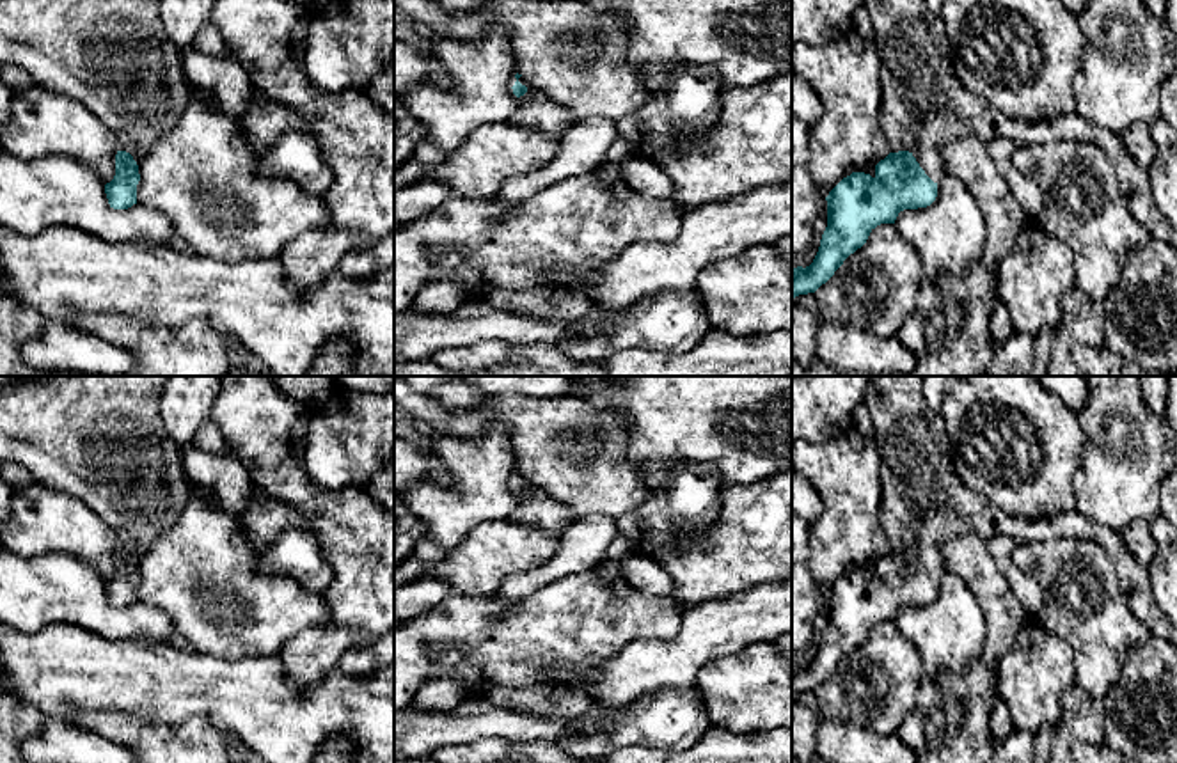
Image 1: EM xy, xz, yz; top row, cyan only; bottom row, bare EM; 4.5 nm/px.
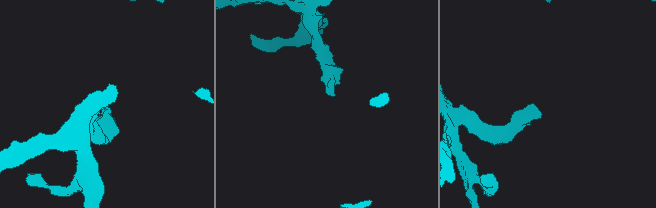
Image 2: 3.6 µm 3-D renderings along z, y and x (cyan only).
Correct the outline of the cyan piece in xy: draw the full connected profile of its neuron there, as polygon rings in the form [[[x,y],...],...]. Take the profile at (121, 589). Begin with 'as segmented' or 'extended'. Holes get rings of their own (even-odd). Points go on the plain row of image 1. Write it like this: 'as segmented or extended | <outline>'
extended | [[[28,376],[0,387],[0,463],[23,465],[34,481],[85,502],[115,531],[115,573],[105,582],[114,607],[137,602],[137,561],[174,527],[192,488],[179,447],[169,437],[160,413],[167,380],[169,376]]]

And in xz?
extended | [[[522,472],[511,477],[518,506],[510,520],[517,525],[538,527],[545,532],[559,534],[575,522],[575,515],[561,502],[554,502],[541,488],[534,486]]]

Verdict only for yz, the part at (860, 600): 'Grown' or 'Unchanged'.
Grown

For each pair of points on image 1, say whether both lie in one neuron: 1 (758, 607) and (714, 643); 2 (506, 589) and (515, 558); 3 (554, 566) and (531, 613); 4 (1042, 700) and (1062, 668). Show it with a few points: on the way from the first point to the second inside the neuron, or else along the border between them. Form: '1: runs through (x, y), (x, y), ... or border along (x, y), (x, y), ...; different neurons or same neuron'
1: runs through (748, 618), (734, 623), (725, 632); same neuron
2: border along (549, 561), (537, 568), (512, 574), (494, 595); different neurons
3: border along (583, 570), (563, 575), (515, 602), (505, 602); different neurons
4: runs through (1042, 692), (1042, 687), (1055, 675); same neuron

